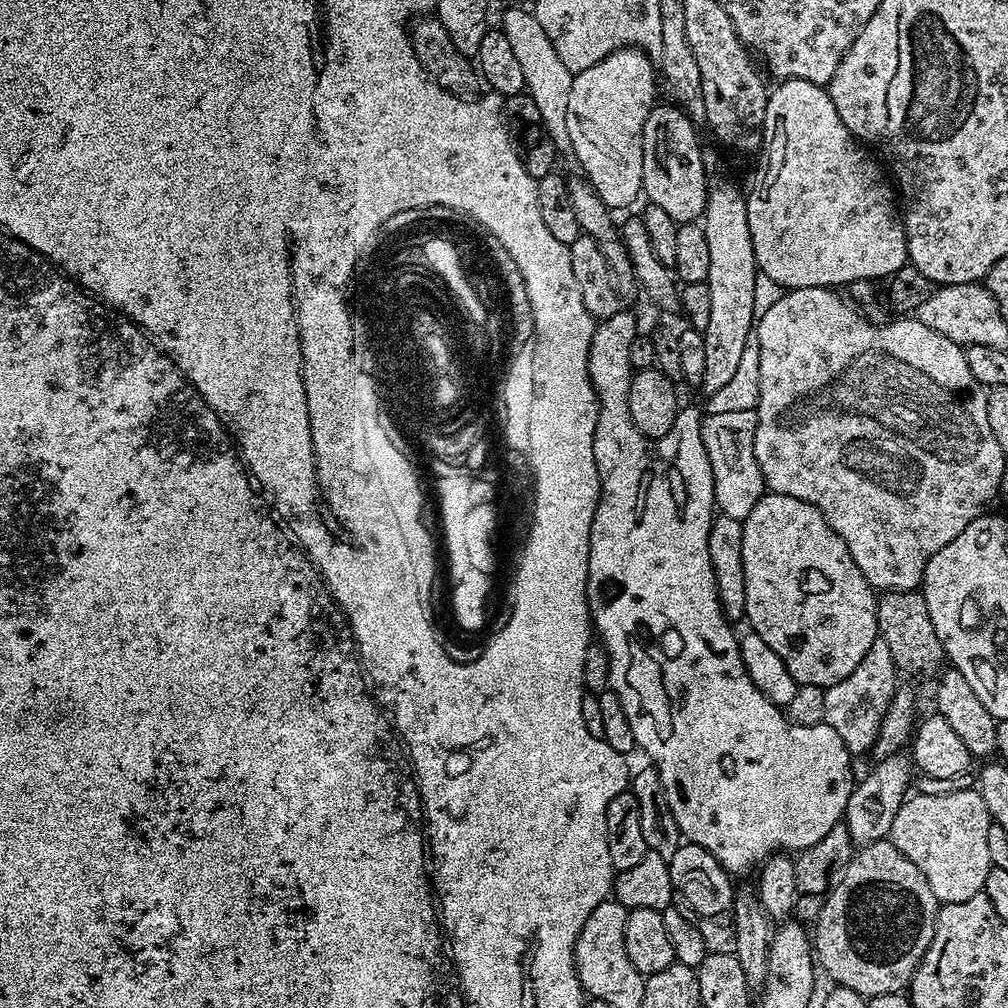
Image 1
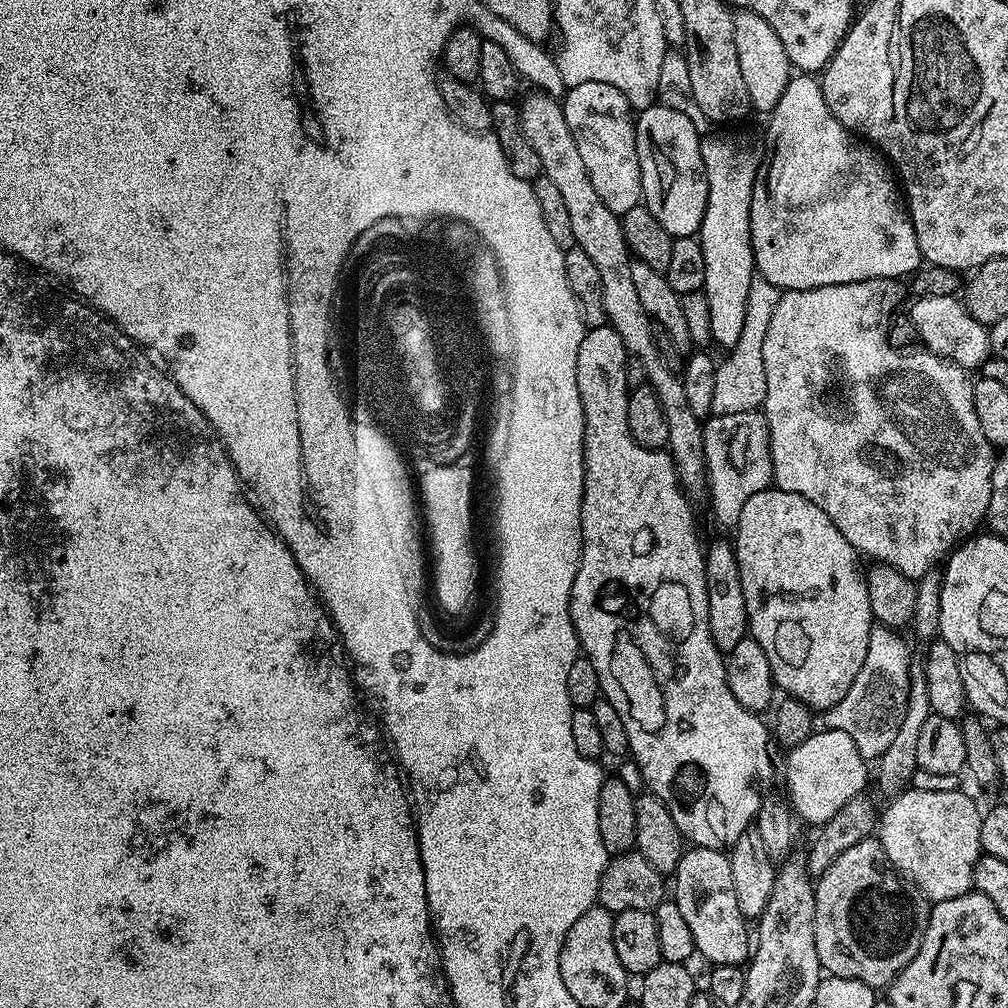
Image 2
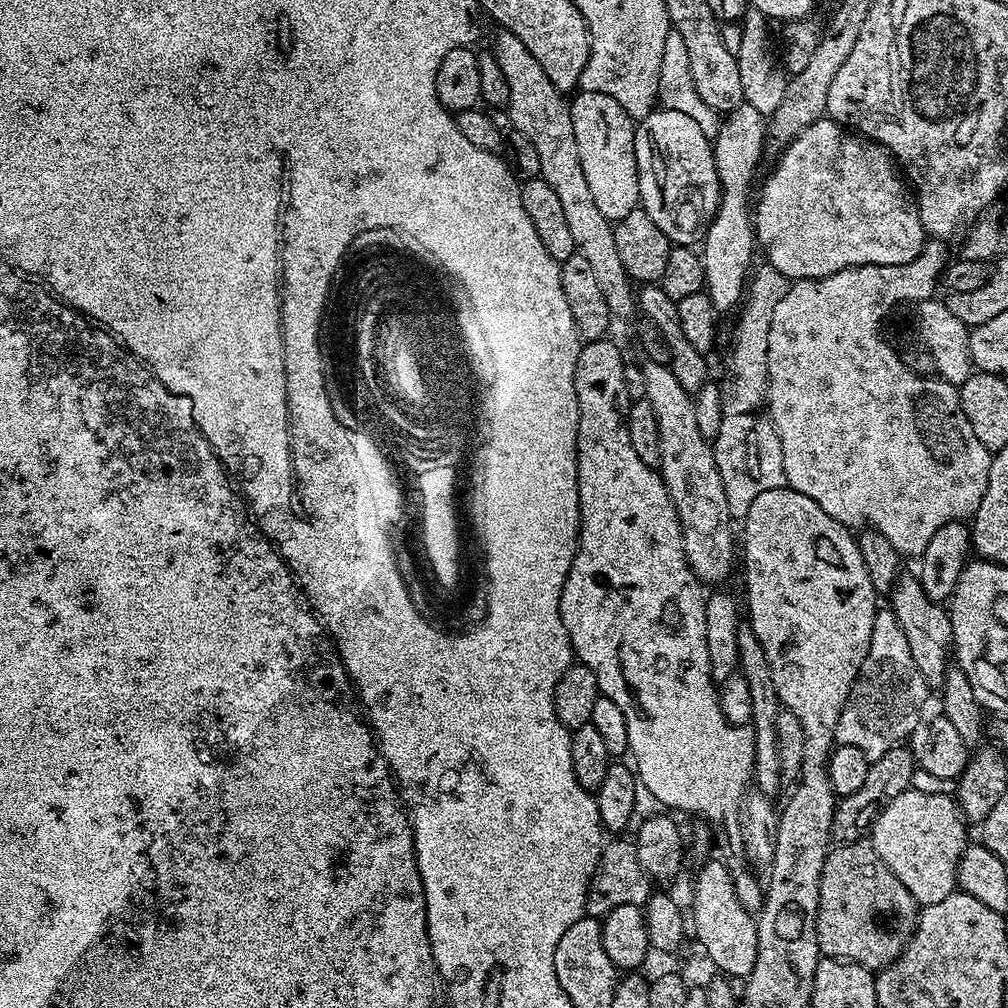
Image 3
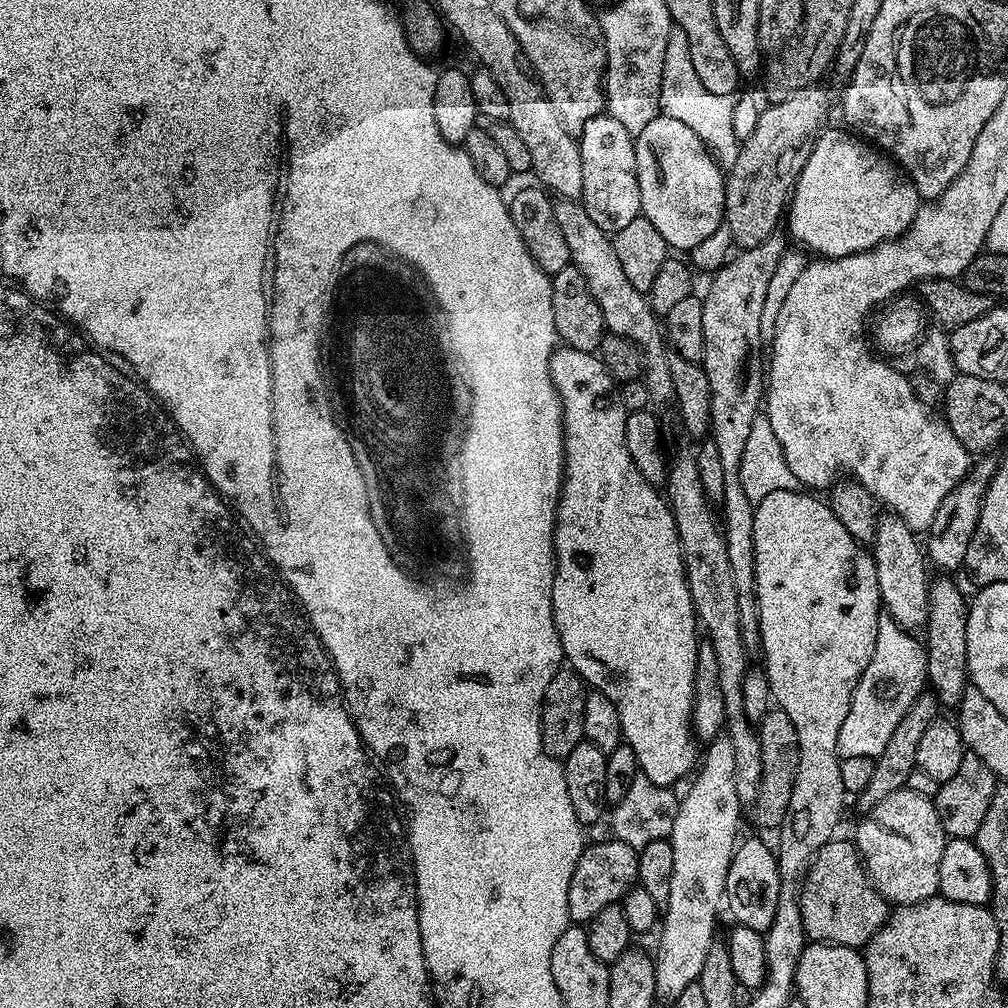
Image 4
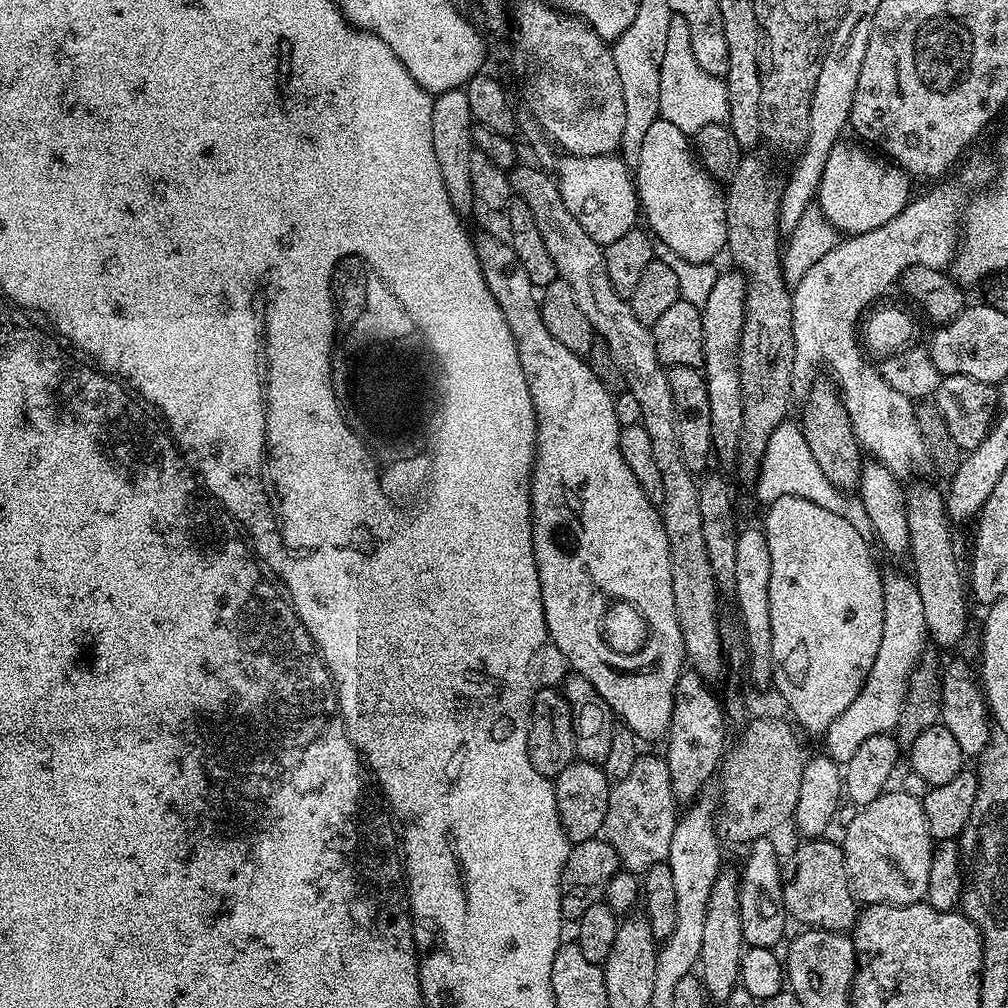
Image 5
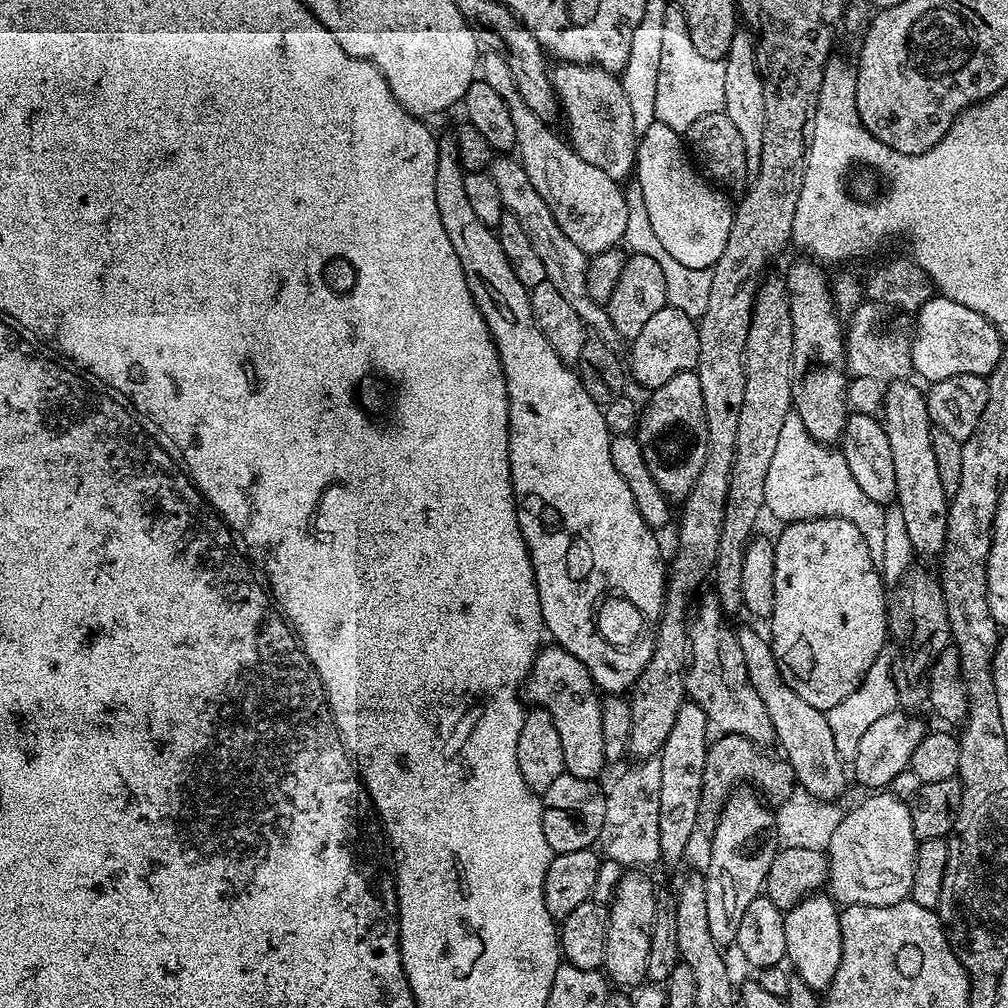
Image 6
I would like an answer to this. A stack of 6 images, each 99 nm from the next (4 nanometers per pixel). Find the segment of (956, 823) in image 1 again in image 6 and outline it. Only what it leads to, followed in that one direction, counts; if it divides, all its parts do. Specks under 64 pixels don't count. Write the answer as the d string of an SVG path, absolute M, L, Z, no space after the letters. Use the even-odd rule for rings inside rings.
M880 790L868 794L857 808L843 813L842 820L830 837L826 849L828 857L827 891L837 905L894 906L909 899L914 882L917 838L910 807L893 796L891 791Z

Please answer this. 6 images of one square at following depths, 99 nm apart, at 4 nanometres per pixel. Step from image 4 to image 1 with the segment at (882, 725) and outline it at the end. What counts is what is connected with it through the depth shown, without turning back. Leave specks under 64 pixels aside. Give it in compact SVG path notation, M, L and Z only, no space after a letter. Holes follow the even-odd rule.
M878 638L874 646L866 650L866 658L858 662L858 670L842 678L842 682L824 689L826 698L824 723L835 730L838 738L842 738L849 753L856 754L866 750L868 752L873 747L879 734L880 724L898 689L896 676L898 677L898 669L894 658L890 658L890 650L886 647L886 642Z

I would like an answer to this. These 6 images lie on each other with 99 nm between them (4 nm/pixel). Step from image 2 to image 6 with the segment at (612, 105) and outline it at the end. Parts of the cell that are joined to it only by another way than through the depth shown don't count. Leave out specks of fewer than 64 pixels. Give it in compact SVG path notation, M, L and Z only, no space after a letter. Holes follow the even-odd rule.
M563 147L549 150L548 156L552 159L549 164L528 168L530 182L534 182L534 190L538 190L538 194L542 194L542 198L546 198L546 206L550 206L550 210L554 214L554 222L558 222L562 234L566 234L566 238L570 238L570 242L574 242L574 246L578 246L578 250L595 254L617 247L626 234L627 210L623 187L606 174L602 174L602 170L598 170L598 166L590 166L590 162L582 159L572 147Z

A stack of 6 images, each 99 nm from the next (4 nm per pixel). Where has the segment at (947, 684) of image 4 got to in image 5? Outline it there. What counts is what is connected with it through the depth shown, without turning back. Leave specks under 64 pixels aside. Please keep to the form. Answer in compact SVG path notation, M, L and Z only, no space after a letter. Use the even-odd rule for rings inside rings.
M909 487L906 492L906 499L908 501L908 550L907 555L912 556L912 569L910 569L911 575L914 577L916 585L918 586L918 598L922 598L922 614L926 618L926 626L932 641L937 644L935 647L940 648L952 648L964 635L968 632L968 600L970 604L970 592L966 587L966 576L960 573L960 560L956 557L956 544L952 541L952 529L954 524L949 519L947 514L947 506L945 504L945 493L936 488L911 488Z

